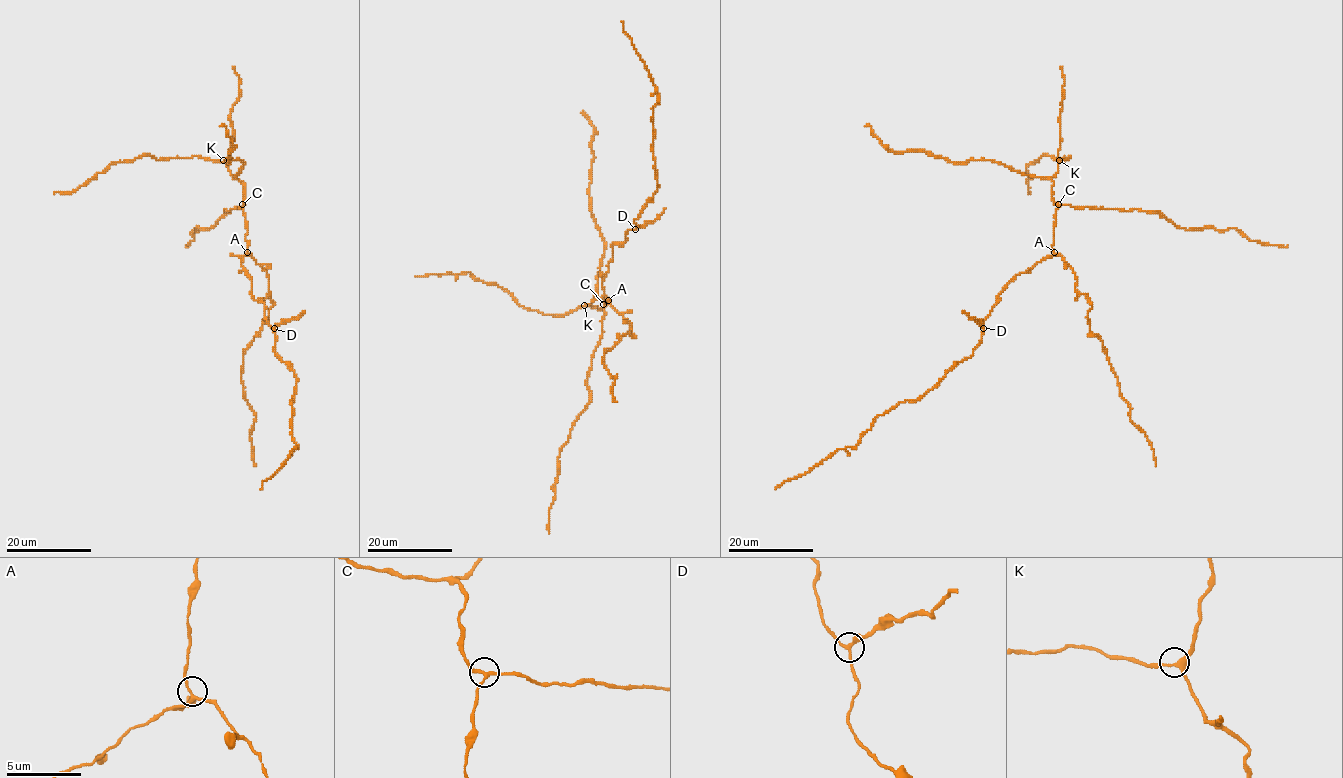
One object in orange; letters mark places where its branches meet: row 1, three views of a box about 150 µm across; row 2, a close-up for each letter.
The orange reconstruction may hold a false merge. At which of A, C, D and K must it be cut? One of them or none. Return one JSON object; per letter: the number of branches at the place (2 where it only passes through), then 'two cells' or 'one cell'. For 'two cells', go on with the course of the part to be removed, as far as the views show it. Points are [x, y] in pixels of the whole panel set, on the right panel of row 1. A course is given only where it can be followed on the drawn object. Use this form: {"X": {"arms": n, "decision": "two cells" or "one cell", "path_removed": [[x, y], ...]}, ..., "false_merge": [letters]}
{"A": {"arms": 3, "decision": "one cell"}, "C": {"arms": 3, "decision": "one cell"}, "D": {"arms": 3, "decision": "two cells", "path_removed": [[983, 328], [977, 320], [962, 311]]}, "K": {"arms": 3, "decision": "one cell"}, "false_merge": ["D"]}

